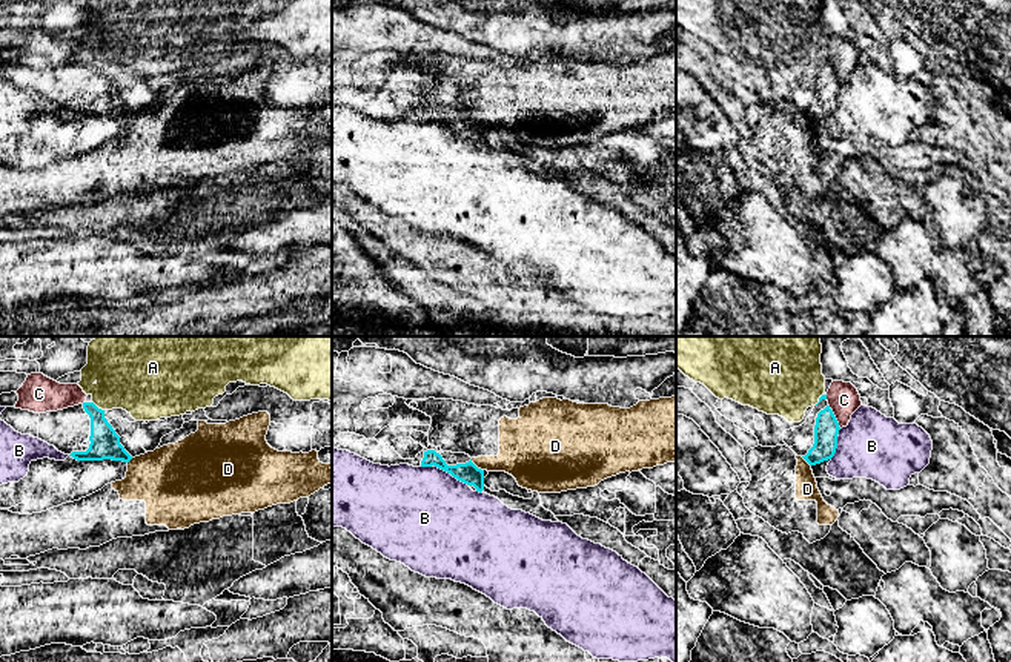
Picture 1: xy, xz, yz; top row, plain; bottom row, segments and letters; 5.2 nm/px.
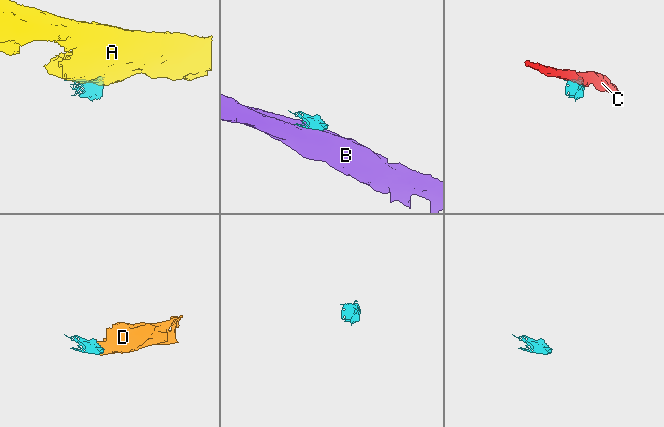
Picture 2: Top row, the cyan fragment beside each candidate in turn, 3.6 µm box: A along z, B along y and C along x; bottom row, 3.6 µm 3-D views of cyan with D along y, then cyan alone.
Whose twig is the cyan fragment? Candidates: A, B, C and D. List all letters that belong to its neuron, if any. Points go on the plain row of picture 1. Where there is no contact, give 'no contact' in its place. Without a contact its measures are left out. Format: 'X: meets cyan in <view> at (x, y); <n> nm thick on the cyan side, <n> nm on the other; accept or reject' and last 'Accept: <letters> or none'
A: meets cyan in xy at (97, 63); 160 nm thick on the cyan side, 360 nm on the other; reject
B: meets cyan in xz at (452, 131); 110 nm thick on the cyan side, 500 nm on the other; reject
C: meets cyan in yz at (835, 72); 130 nm thick on the cyan side, 170 nm on the other; reject
D: meets cyan in xz at (475, 122); 110 nm thick on the cyan side, 240 nm on the other; reject
Accept: none

